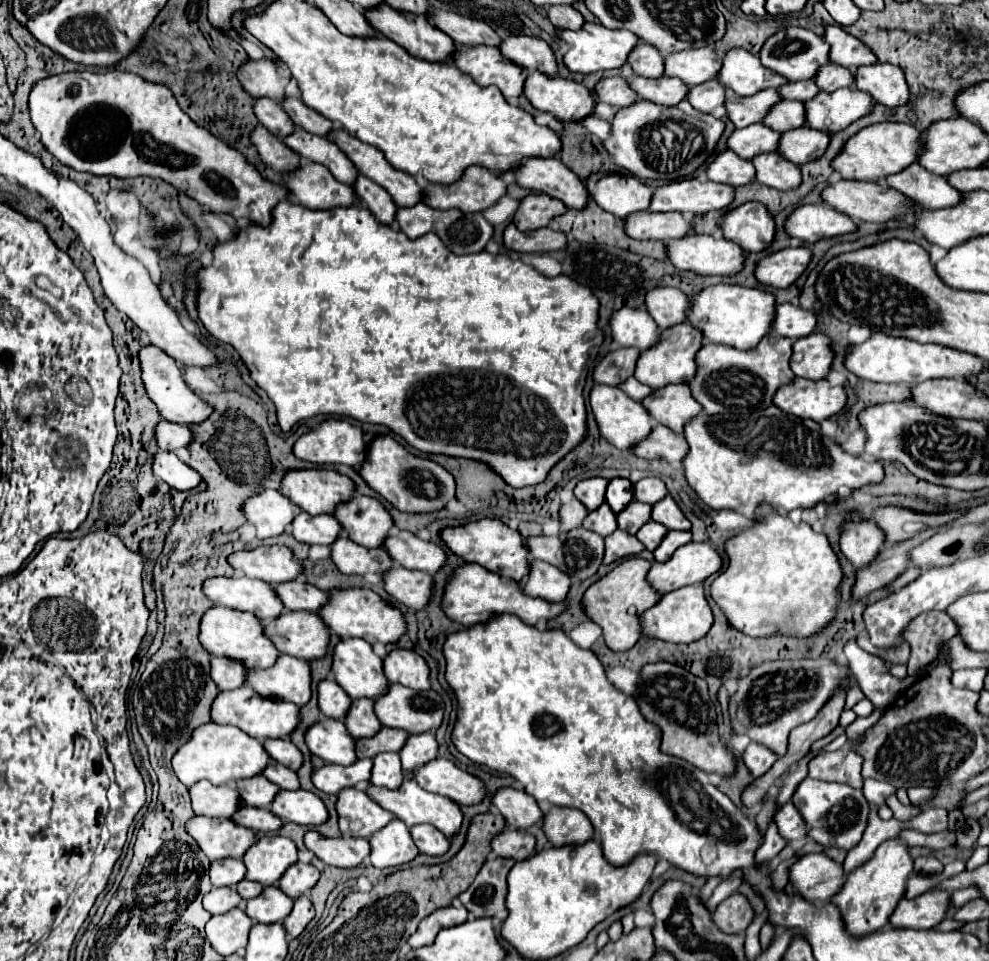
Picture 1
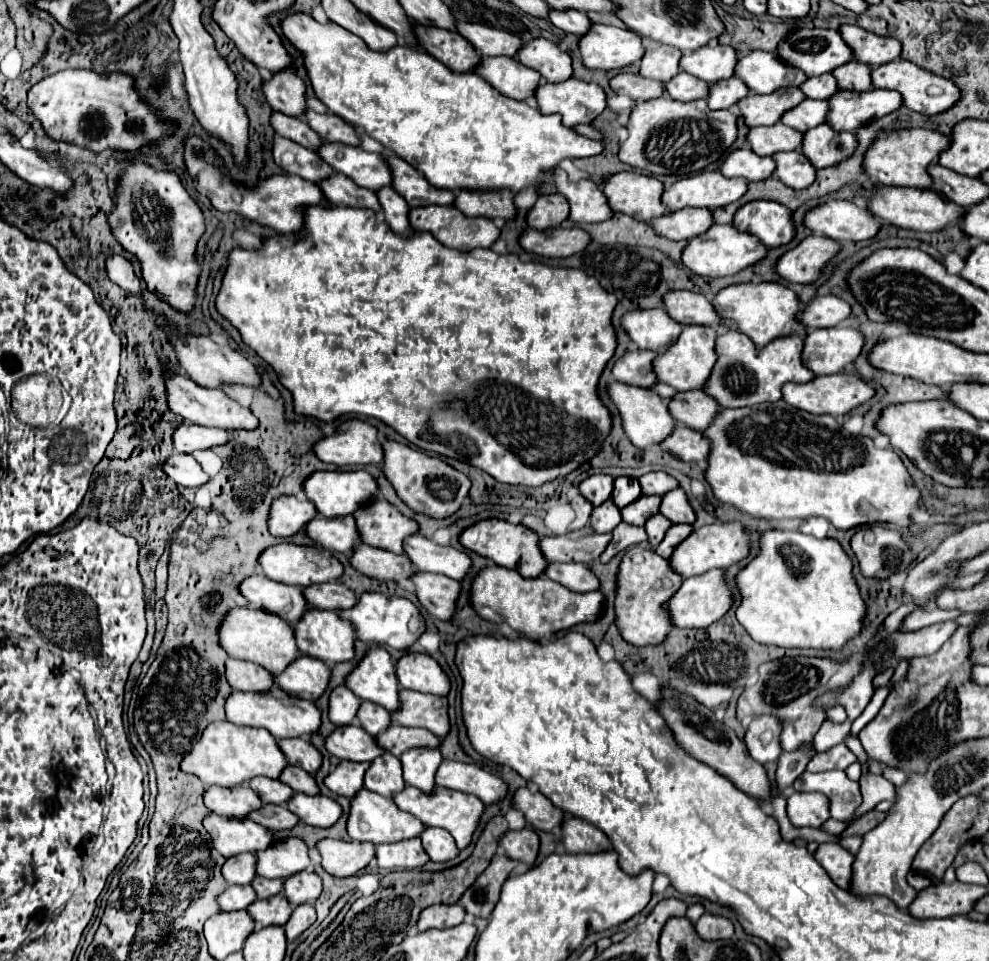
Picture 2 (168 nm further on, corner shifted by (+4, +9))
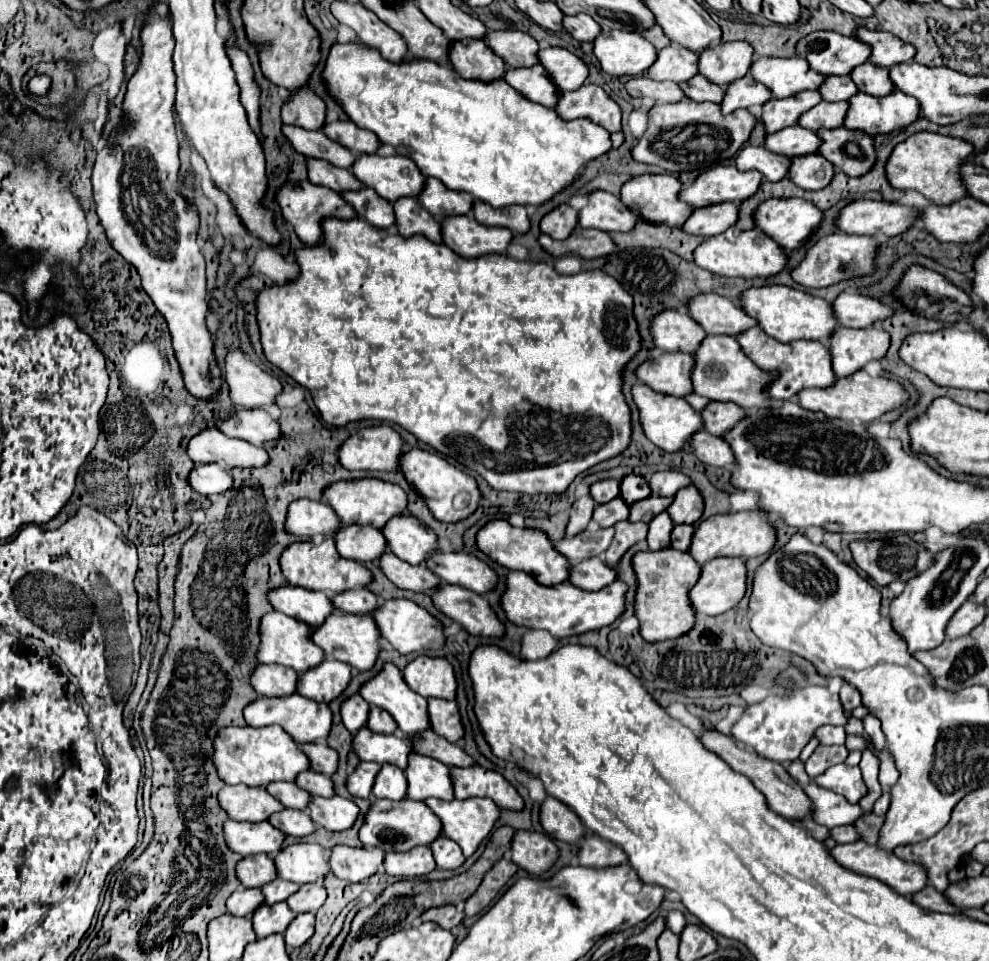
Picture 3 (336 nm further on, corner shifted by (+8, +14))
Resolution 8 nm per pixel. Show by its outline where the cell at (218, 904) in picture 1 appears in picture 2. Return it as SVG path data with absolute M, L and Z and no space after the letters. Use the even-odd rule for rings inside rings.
M228 885L226 891L218 895L218 905L222 911L246 909L256 899L256 893L250 885Z

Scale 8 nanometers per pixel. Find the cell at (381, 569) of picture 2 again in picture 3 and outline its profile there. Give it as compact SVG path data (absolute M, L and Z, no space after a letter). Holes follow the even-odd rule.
M386 552L380 558L380 568L402 590L434 594L436 588L442 584L442 580L426 566L406 564L404 560L398 560L398 556L394 556L392 552Z

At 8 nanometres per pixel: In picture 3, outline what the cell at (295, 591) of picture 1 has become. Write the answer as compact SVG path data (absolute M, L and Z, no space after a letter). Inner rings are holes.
M354 588L350 592L342 592L342 594L334 596L332 602L342 612L372 614L382 604L382 598L372 594L368 588Z

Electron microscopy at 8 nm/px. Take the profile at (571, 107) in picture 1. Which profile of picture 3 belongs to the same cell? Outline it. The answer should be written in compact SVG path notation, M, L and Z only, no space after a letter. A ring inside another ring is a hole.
M584 84L574 92L564 92L558 100L556 112L564 116L564 120L588 118L608 132L622 130L622 110L620 106L596 84Z

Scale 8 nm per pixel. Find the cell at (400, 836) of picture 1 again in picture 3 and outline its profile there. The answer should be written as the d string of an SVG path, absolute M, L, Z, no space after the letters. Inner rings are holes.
M428 846L412 848L408 852L388 852L384 860L384 868L390 876L410 880L410 878L420 878L430 874L436 868L432 850Z

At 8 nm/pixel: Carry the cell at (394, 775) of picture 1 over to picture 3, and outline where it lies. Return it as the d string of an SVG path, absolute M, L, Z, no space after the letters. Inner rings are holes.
M384 764L376 784L374 784L374 796L376 798L388 798L388 800L402 800L406 796L406 776L400 768L394 768L392 764Z

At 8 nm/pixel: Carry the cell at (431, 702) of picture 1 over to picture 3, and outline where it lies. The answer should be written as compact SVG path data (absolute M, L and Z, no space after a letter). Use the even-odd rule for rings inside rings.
M432 698L428 700L428 712L430 712L432 730L438 736L444 736L450 742L460 742L464 738L464 726L460 720L458 702Z

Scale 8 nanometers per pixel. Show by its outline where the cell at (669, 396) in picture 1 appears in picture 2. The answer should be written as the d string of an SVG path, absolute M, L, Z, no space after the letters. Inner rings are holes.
M704 391L676 393L668 405L678 423L696 431L704 431L718 413L718 403Z

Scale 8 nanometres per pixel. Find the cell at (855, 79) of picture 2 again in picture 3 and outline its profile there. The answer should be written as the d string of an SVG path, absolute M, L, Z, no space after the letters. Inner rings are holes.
M870 62L854 68L850 78L854 80L860 92L870 94L870 96L888 96L890 92L894 92L894 84L888 76L888 70L874 66Z

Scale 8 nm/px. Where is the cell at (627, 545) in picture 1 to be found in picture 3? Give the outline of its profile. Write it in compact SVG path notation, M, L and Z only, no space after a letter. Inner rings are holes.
M618 522L614 528L616 528L614 540L604 554L604 560L610 566L616 566L628 548L632 548L636 542L646 538L648 524L644 524L644 522L636 522L636 524L634 522Z

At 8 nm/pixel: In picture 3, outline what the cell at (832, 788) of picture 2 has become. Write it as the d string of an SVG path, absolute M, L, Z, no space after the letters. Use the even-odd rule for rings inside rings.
M836 764L836 766L828 768L822 776L818 776L814 780L816 780L818 786L842 794L852 804L856 804L864 796L864 792L868 792L858 766Z

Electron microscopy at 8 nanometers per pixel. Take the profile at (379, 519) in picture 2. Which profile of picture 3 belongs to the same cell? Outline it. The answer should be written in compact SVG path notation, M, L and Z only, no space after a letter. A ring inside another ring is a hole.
M410 514L396 516L382 532L386 536L388 550L408 564L422 564L428 556L440 552L436 532Z

